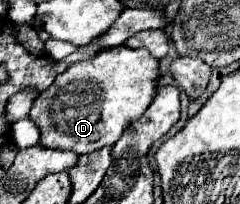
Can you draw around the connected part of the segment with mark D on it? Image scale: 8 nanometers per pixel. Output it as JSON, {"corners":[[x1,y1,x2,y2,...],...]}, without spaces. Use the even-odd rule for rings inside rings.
{"corners":[[111,47,101,49,97,55,93,55,87,61,71,65,65,73,57,75,53,85,45,89,33,103,29,119,39,127,39,145,49,149,61,149,61,151,75,151,77,155,91,153,101,149,103,145,113,145,123,131,137,121,147,105,151,103,151,97,157,89,159,79,159,59,151,57,145,49,129,49,129,47]]}

